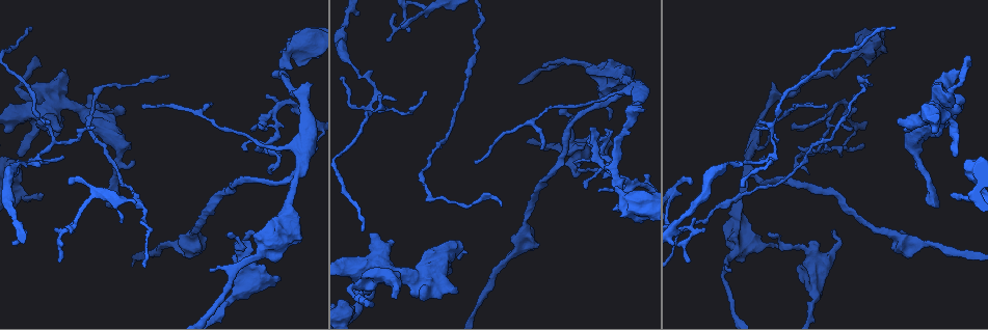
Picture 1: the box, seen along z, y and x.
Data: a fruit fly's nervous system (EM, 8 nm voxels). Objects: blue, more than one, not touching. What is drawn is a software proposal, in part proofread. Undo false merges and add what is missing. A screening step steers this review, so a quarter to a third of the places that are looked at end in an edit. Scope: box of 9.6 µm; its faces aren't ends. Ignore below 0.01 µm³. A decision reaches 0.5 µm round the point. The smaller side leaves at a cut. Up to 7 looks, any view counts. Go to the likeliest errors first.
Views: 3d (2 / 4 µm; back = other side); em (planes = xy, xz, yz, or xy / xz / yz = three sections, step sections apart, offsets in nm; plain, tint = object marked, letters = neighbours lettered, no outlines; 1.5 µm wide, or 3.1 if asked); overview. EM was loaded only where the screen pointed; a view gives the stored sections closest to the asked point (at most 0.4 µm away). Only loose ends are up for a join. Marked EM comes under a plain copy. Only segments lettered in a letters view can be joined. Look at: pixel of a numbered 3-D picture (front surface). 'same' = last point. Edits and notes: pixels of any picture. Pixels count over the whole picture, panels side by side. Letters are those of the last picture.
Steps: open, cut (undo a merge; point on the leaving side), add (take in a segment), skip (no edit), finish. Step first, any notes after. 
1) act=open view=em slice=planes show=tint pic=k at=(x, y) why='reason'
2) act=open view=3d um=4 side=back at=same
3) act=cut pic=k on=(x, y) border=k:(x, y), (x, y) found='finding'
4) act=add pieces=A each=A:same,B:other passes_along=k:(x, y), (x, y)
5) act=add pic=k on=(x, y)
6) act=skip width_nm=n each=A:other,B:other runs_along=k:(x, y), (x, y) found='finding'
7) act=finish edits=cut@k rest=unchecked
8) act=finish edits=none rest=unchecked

act=open view=em slice=yz step=8 show=letters pic=1 at=(227, 233) why='tapers out'

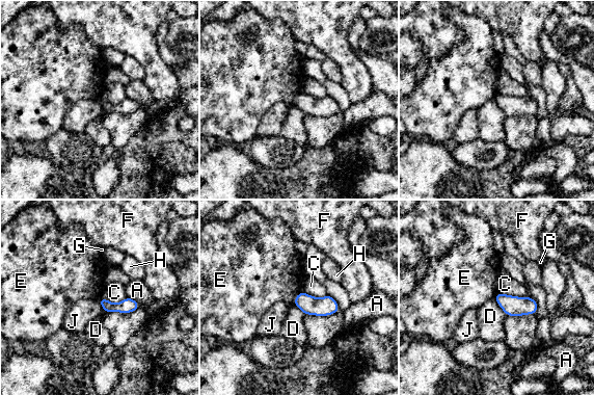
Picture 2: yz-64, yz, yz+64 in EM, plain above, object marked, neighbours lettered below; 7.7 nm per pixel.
act=open view=em slice=planes show=letters at=same why='cut it another way'

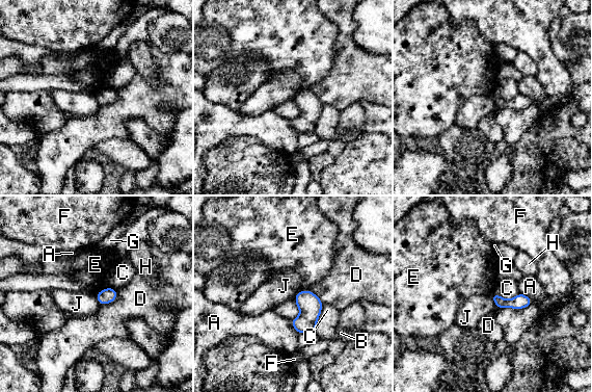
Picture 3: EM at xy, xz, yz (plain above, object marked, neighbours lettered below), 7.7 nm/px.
act=skip each=A:other,B:other,C:other,D:other,E:other,F:other,G:other,H:other,J:other border=3:(490, 295), (498, 308) found='no lettered segment goes on from it'

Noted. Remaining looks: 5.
act=open view=em slice=xz step=4 show=tint pic=1 at=(38, 157)

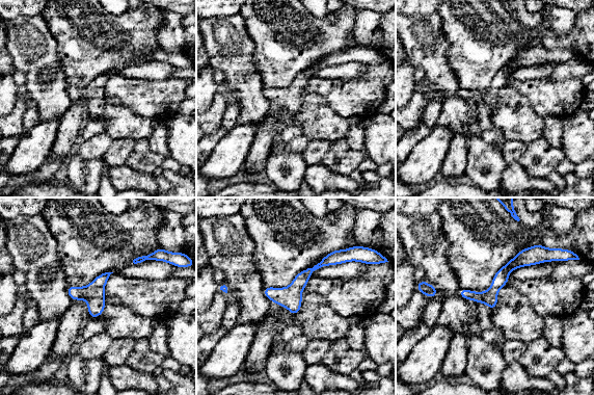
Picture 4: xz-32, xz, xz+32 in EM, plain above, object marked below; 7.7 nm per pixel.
act=open view=em slice=xz step=4 show=letters at=same

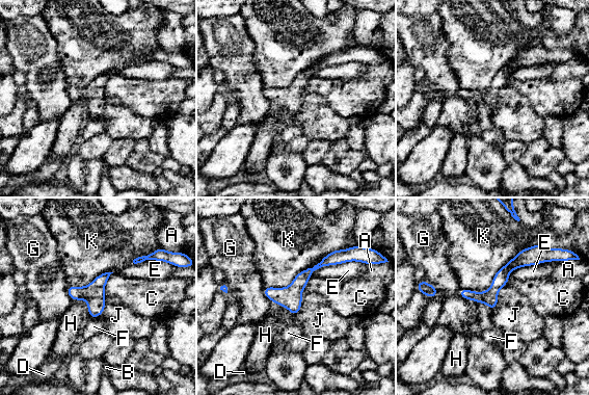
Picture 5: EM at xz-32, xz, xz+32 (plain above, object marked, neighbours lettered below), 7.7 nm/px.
act=skip longest_contact=K:750nm each=A:other,B:other,C:other,D:other,E:other,F:other,G:other,H:other,J:other,K:other border=5:(113, 272), (104, 287), (104, 294) found='all the same neuron'

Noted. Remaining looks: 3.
act=open view=em slice=planes show=letters pic=1 at=(601, 144) why='thin end'

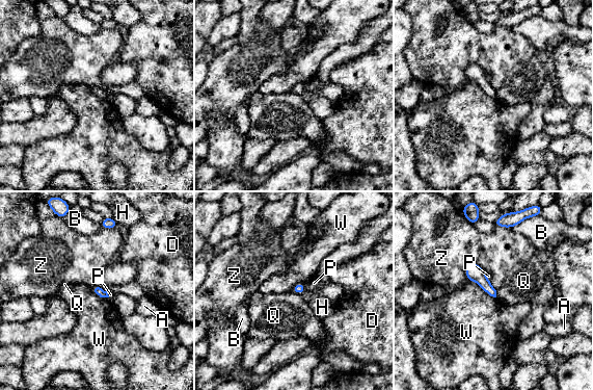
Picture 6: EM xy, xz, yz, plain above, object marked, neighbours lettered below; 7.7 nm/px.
act=skip each=A:other,B:other,D:other,H:other,P:other,Q:other,W:other,Z:other border=6:(292, 291), (299, 294) found='none of them fits'

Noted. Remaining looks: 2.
act=finish edits=none rest=unchecked

